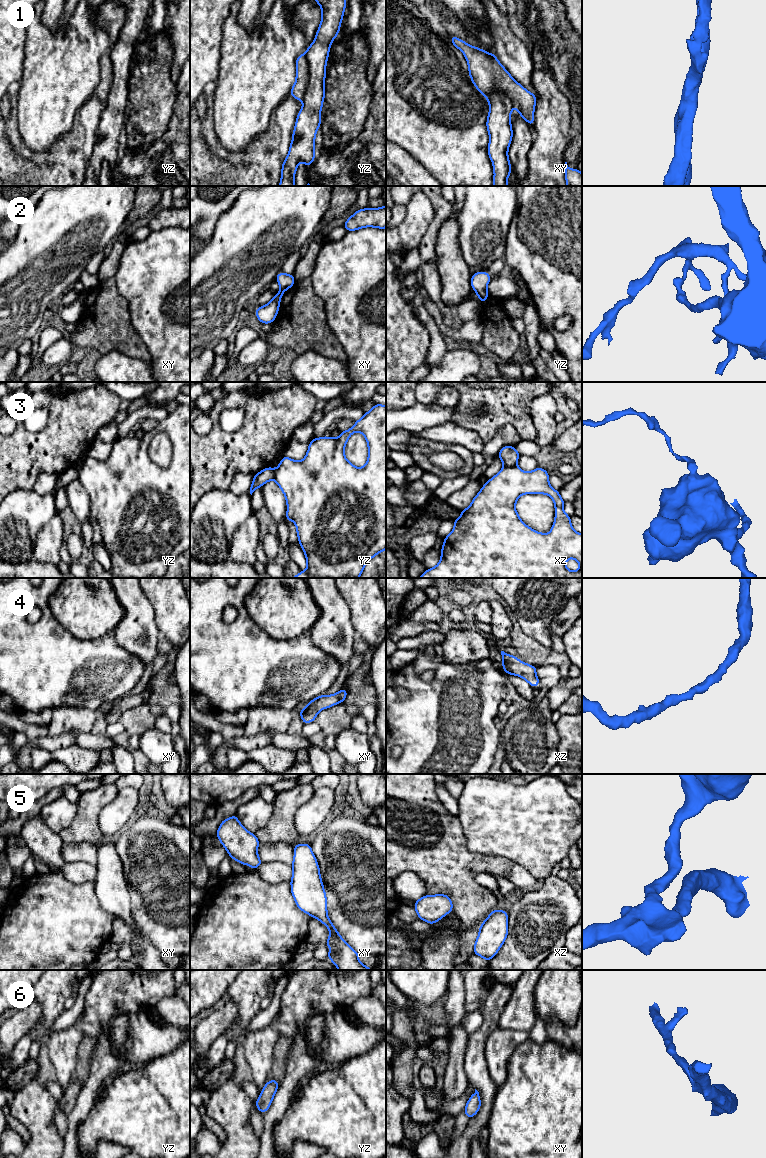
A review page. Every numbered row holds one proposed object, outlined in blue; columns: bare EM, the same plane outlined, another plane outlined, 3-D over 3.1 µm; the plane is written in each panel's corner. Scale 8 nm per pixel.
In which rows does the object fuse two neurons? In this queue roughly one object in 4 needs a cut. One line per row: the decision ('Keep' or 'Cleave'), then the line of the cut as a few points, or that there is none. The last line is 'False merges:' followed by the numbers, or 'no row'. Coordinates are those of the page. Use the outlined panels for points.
1: Cleave. Split along yz (305, 53), (308, 62), (308, 86), (301, 99)
2: Keep. No split
3: Cleave. Split along xz (516, 465), (505, 467)
4: Keep. No split
5: Keep. No split
6: Keep. No split
False merges: 1, 3

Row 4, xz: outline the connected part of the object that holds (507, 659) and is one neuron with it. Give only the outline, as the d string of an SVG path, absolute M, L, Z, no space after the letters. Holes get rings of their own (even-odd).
M501 651L502 666L506 674L516 675L526 680L533 688L539 686L540 682L536 676L537 667L520 661L516 656Z

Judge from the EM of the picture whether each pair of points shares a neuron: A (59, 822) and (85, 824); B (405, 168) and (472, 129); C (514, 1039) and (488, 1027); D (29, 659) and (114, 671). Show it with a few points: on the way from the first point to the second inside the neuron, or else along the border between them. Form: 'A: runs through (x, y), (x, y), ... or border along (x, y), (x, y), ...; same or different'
A: border along (77, 804), (77, 812), (74, 819), (57, 833); different
B: border along (399, 146), (410, 153), (432, 175); different
C: border along (498, 1026), (488, 1037), (483, 1051); different
D: runs through (50, 668), (76, 668), (79, 671), (93, 671); same

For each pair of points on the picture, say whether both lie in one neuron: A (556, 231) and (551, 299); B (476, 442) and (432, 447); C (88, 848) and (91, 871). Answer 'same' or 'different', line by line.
A: same
B: different
C: different

